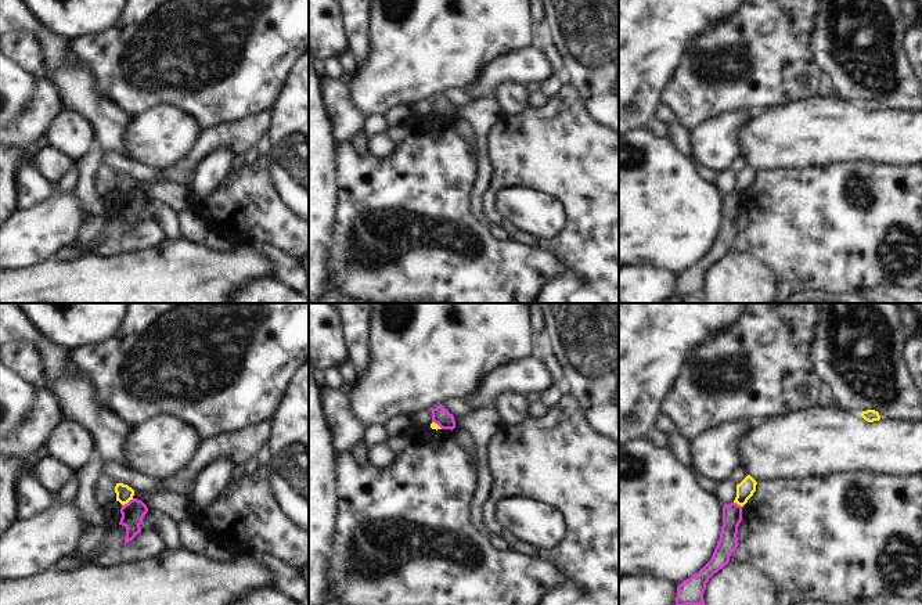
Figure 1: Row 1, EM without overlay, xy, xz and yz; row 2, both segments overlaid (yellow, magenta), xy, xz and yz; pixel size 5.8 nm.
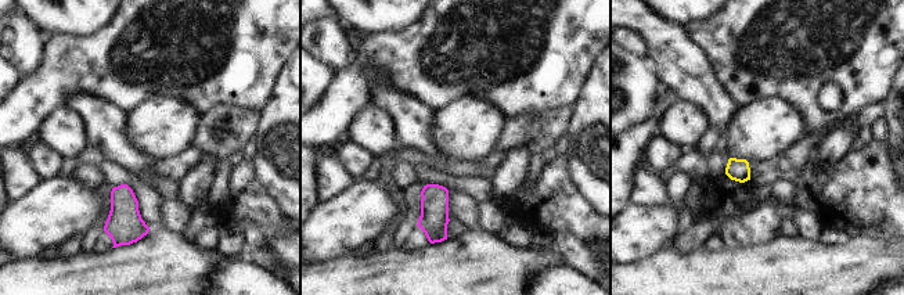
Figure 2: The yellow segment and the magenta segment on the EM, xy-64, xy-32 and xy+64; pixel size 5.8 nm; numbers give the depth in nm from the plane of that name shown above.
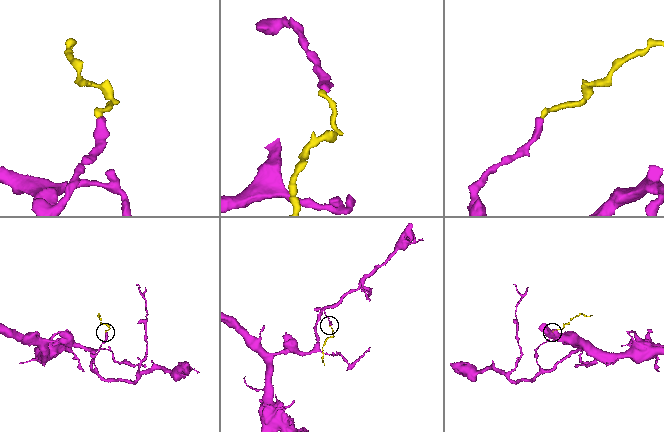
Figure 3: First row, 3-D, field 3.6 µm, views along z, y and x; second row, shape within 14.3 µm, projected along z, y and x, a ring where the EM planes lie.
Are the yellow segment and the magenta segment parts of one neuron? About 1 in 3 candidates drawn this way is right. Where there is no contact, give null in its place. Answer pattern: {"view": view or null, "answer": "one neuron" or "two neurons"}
{"view": "xy", "answer": "two neurons"}

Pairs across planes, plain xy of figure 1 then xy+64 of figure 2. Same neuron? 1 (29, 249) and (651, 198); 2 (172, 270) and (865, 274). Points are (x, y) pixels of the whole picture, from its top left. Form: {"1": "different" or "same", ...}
{"1": "different", "2": "same"}

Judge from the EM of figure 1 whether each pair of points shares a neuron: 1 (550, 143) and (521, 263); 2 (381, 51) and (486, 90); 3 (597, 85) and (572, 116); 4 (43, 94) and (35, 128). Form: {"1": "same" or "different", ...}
{"1": "different", "2": "different", "3": "different", "4": "same"}

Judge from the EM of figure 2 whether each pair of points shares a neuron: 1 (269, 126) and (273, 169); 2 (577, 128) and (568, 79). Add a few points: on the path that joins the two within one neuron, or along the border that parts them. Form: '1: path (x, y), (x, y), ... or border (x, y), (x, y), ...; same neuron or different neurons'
1: path (273, 137), (273, 158); same neuron
2: border (589, 72), (579, 96), (571, 107); different neurons

